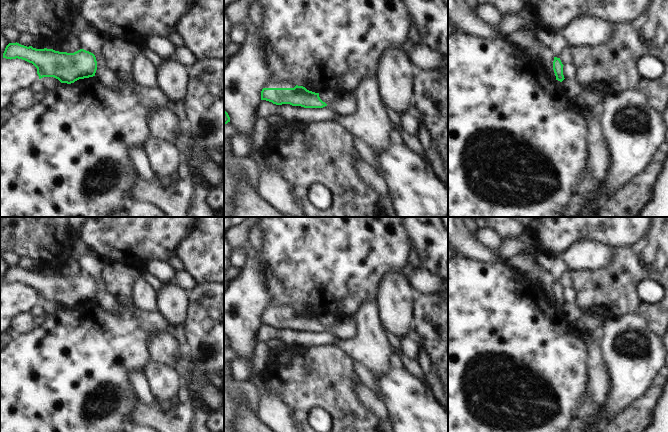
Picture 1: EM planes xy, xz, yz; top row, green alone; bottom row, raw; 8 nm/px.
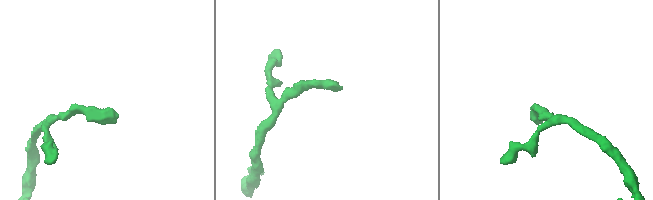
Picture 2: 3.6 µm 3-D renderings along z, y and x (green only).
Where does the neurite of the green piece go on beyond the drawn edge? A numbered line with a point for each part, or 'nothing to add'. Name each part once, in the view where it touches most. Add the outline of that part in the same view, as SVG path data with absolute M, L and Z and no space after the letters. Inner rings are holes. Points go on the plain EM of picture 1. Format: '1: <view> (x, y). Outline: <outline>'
nothing to add

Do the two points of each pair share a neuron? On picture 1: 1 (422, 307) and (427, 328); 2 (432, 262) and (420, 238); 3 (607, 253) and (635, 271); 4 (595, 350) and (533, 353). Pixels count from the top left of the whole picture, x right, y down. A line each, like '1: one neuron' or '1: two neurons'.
1: one neuron
2: one neuron
3: two neurons
4: two neurons

